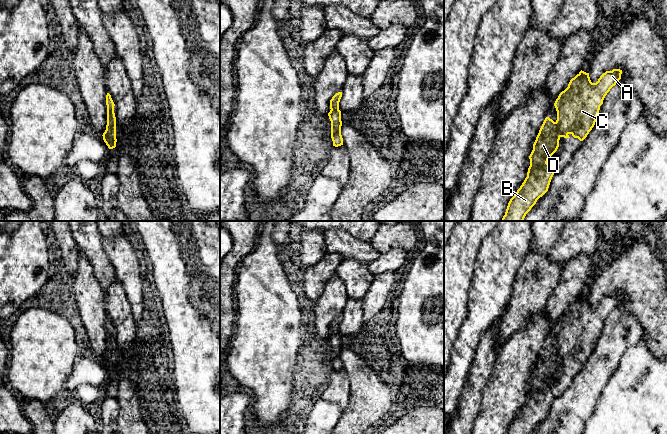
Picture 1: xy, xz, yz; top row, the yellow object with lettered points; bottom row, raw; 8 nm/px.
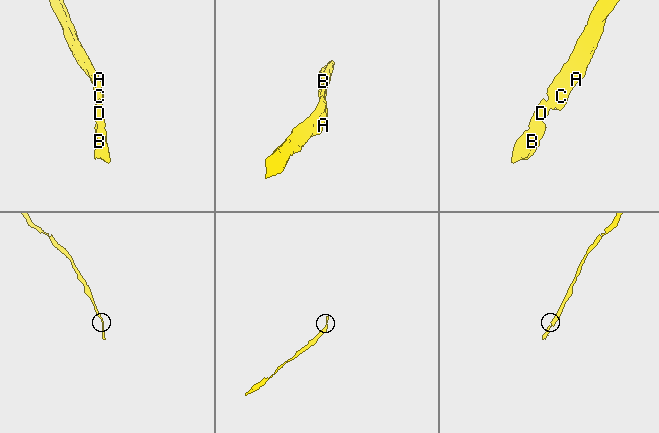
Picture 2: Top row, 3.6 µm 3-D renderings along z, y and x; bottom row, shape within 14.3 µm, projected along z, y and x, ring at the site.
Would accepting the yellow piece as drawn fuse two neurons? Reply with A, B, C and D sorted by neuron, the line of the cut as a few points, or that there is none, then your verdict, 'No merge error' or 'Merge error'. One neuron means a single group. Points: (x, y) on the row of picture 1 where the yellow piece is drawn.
Groups: A B C D. No split. No merge error

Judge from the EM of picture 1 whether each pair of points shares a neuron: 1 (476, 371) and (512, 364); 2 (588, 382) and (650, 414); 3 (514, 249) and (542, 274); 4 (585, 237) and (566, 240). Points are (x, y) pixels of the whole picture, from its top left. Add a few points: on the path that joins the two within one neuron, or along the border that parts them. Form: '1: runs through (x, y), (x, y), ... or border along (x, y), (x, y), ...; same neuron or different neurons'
1: border along (499, 350), (494, 370), (484, 388); different neurons
2: border along (615, 369), (603, 387), (593, 411); different neurons
3: border along (529, 250), (515, 280); different neurons
4: runs through (580, 237), (571, 240); same neuron

